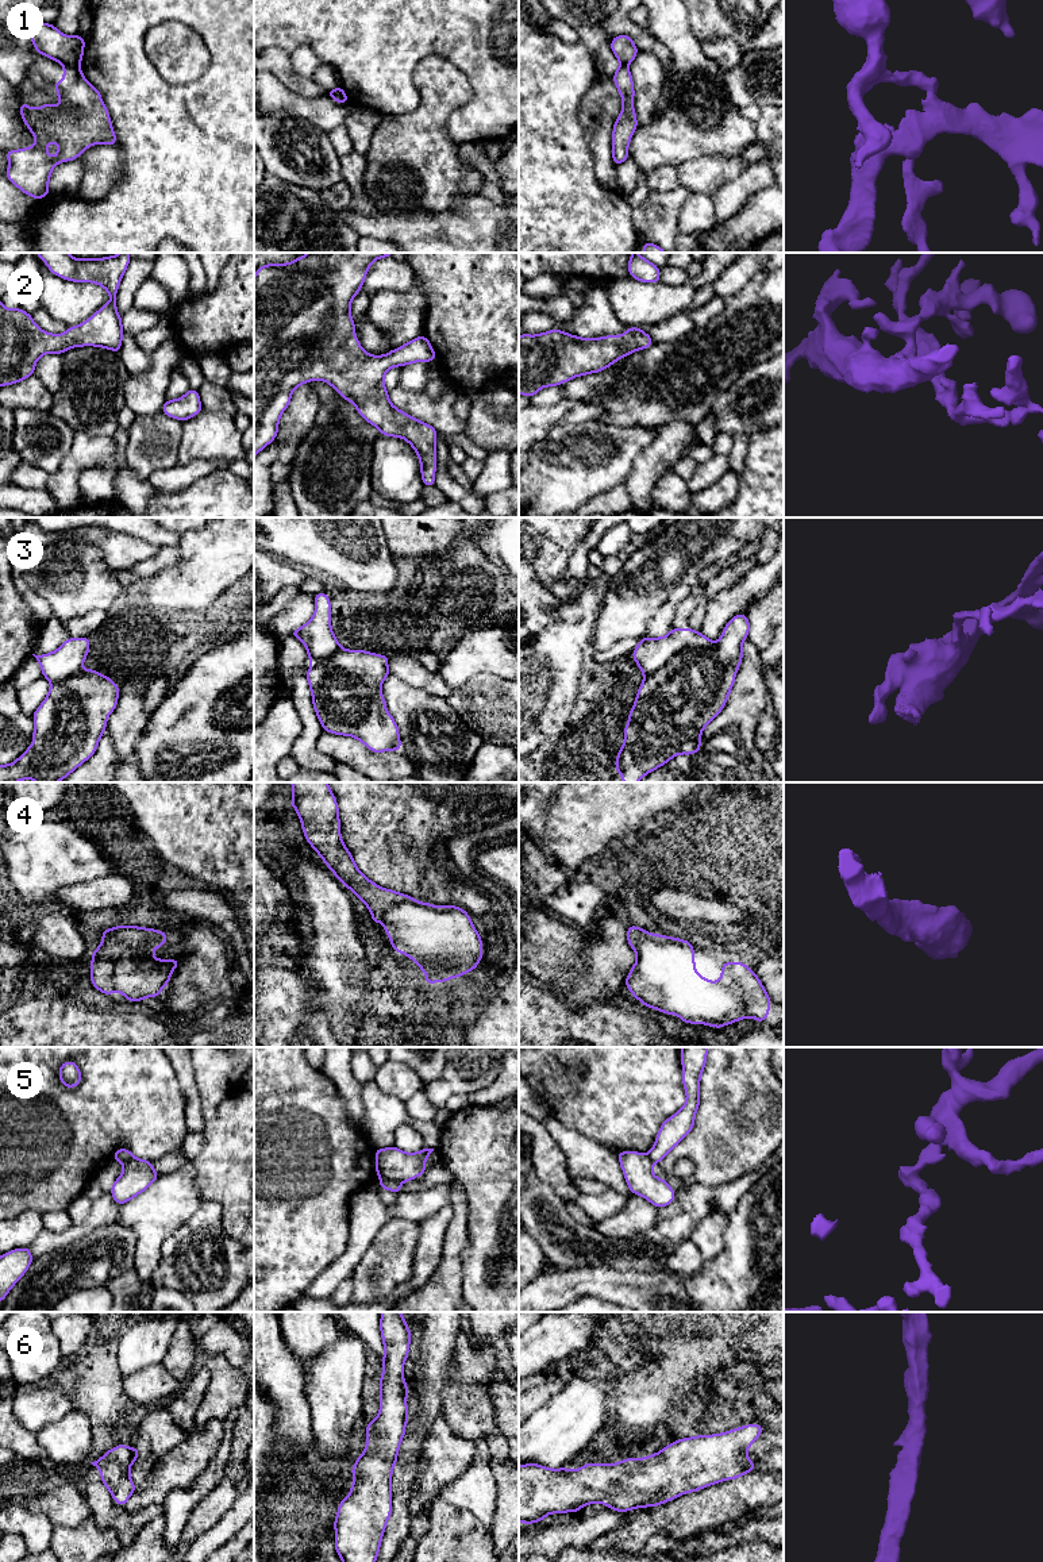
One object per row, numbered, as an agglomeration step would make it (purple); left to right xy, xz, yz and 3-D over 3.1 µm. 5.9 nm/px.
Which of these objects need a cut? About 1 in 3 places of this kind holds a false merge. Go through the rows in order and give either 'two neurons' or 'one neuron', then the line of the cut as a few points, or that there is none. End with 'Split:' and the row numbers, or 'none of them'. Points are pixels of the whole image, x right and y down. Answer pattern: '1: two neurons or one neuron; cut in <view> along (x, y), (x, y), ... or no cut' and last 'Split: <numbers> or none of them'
1: two neurons; cut in xy along (64, 64), (79, 69)
2: one neuron; no cut
3: two neurons; cut in yz along (715, 643), (711, 646), (685, 647), (645, 678)
4: one neuron; no cut
5: two neurons; cut in xz along (383, 1177), (400, 1182)
6: one neuron; no cut
Split: 1, 3, 5

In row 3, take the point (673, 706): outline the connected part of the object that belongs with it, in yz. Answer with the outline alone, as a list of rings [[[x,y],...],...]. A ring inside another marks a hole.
[[[746,613],[734,616],[712,647],[685,649],[643,680],[624,727],[624,743],[615,761],[616,774],[623,776],[623,782],[638,782],[676,755],[692,755],[701,750],[703,730],[727,704],[742,663],[742,643],[748,638],[748,624]]]

